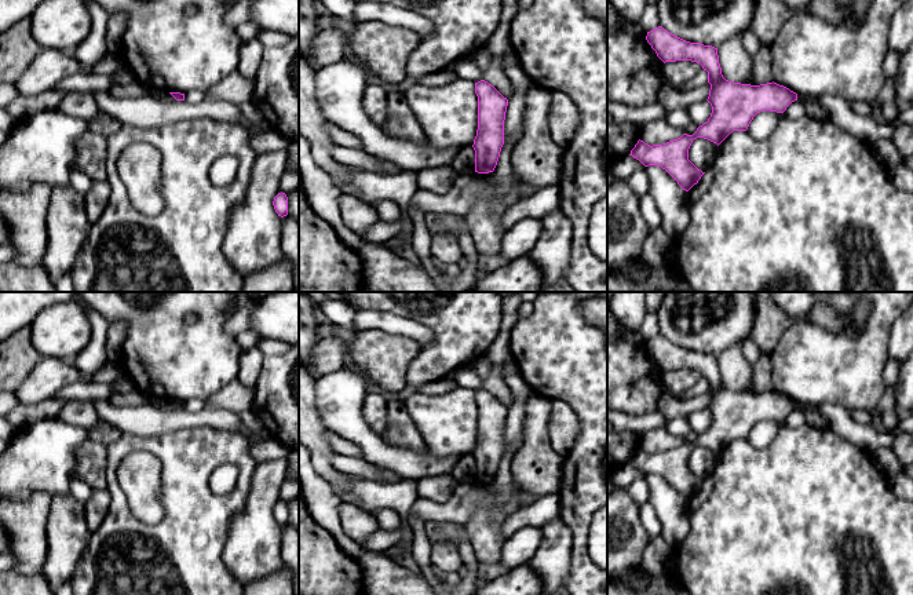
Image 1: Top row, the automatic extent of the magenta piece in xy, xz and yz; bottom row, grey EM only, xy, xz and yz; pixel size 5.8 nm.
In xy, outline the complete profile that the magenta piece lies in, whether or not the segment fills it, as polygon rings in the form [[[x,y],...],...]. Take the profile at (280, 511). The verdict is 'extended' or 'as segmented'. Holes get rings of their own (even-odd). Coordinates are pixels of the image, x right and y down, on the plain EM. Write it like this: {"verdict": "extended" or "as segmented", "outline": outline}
{"verdict": "as segmented", "outline": [[[278,501],[274,505],[273,514],[278,525],[284,526],[288,523],[288,505],[285,501]]]}

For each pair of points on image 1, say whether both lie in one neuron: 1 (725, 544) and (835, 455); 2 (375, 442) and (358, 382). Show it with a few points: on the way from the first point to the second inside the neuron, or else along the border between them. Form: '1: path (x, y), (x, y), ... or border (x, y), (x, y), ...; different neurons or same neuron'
1: path (752, 537), (807, 482); same neuron
2: path (360, 429), (353, 422), (353, 397); same neuron

